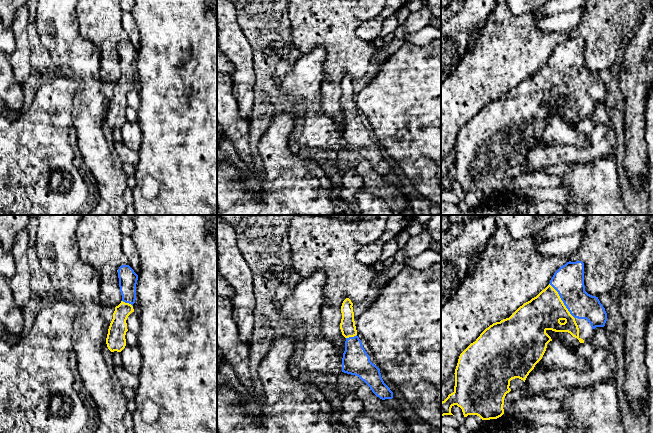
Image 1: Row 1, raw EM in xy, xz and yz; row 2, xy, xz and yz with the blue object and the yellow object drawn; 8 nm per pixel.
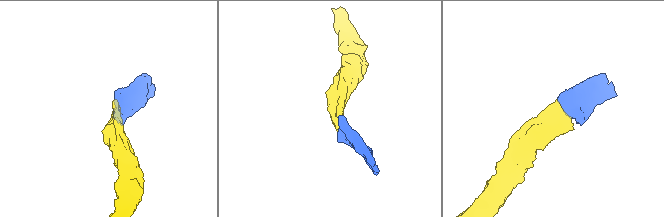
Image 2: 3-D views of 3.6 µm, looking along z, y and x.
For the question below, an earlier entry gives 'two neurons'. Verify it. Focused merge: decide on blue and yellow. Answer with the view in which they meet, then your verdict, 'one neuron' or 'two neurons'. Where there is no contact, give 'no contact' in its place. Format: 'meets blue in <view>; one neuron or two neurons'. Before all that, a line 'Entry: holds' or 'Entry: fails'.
Entry: fails
meets blue in yz; one neuron

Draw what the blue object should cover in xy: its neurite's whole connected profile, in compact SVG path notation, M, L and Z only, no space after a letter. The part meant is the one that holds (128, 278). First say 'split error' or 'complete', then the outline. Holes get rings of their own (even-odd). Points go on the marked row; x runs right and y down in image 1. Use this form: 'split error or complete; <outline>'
split error; M122 265L118 269L118 278L122 301L115 307L106 338L107 347L111 352L121 352L126 346L126 320L134 312L138 275L129 265Z

